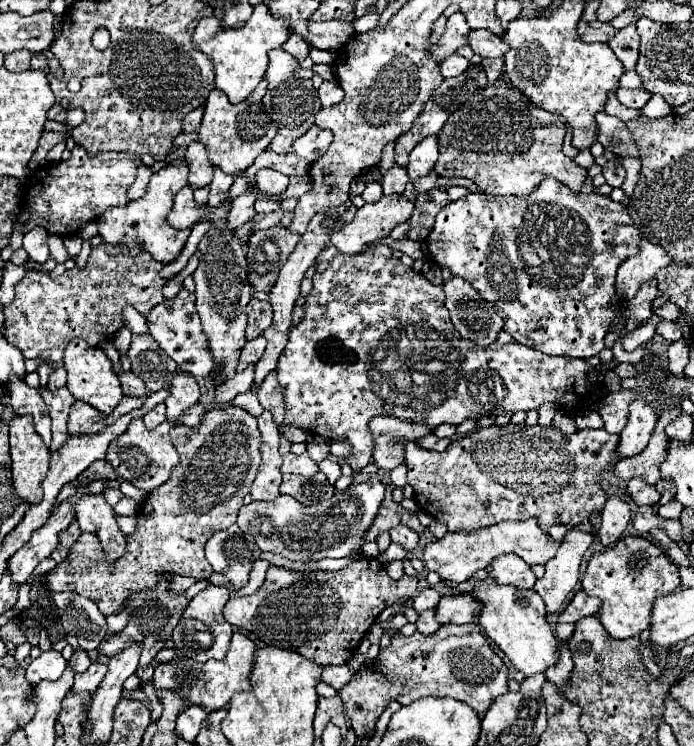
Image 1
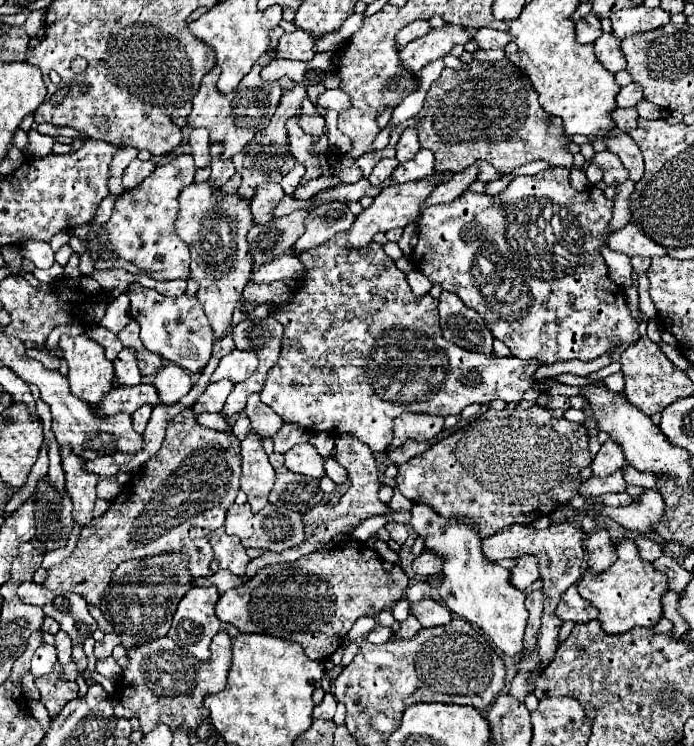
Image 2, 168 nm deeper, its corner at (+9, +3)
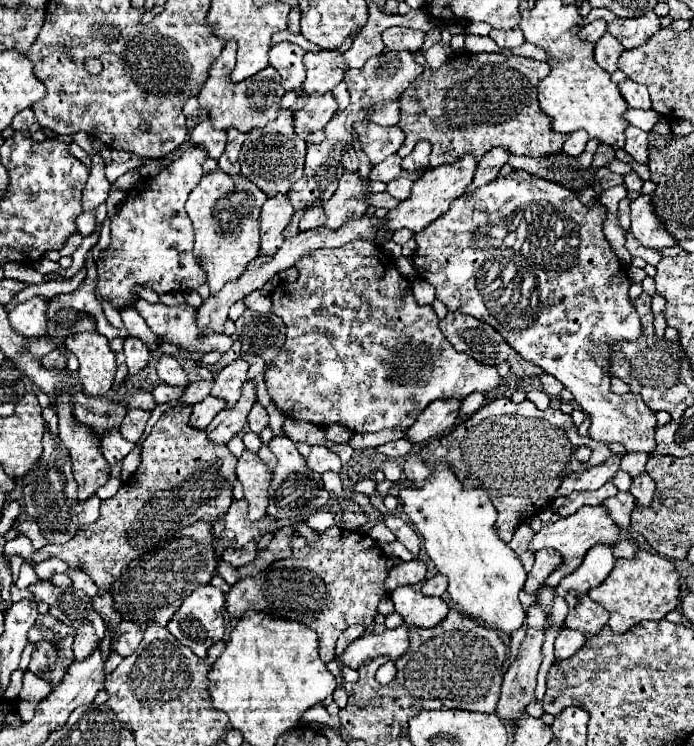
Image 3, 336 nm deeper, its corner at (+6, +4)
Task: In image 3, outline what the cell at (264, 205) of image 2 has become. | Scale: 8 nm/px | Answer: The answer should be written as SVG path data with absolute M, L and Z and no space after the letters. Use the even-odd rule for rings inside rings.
M280 194L274 198L268 198L262 206L260 216L260 254L274 256L274 252L282 246L282 230L288 226L294 210L288 200L288 196Z

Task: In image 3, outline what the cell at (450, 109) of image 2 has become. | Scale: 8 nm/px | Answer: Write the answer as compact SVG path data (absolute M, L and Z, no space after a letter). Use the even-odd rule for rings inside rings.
M418 50L414 56L416 56L416 62L424 68L424 72L400 96L398 126L406 132L406 140L396 152L400 158L408 156L420 140L426 140L432 144L430 164L436 168L442 164L456 162L464 154L472 154L476 160L480 160L494 146L504 146L514 156L532 156L532 158L562 152L562 144L566 136L552 130L550 118L538 108L538 100L536 100L536 86L542 78L550 74L550 64L536 62L532 58L522 58L522 56L456 52L438 70L430 70L424 58L424 50Z

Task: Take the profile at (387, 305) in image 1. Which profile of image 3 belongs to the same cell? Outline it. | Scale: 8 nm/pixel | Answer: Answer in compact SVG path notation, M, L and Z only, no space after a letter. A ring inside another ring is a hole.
M352 240L340 248L316 250L316 252L310 252L310 256L302 256L302 260L298 260L298 264L296 264L296 270L298 270L296 282L292 282L292 284L280 282L272 290L272 296L270 296L272 312L276 316L280 316L286 324L286 342L284 342L280 354L276 356L276 360L272 360L272 364L264 372L264 382L266 382L266 388L268 388L272 402L288 418L306 420L306 422L312 422L316 426L342 424L356 434L380 432L384 428L394 428L394 426L410 428L416 422L416 416L420 416L424 412L424 408L434 400L446 400L446 398L458 398L460 400L472 392L490 392L492 388L500 386L500 376L498 376L498 370L494 366L478 364L474 358L456 352L454 346L442 336L442 332L438 328L436 312L432 310L432 306L418 306L418 302L412 296L408 280L404 276L400 276L400 272L394 266L394 258L382 246L378 246L370 240Z

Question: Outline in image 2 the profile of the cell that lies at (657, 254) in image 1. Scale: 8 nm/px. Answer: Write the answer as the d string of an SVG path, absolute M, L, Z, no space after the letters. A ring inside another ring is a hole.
M627 223L623 229L615 231L609 241L607 241L607 247L611 251L619 251L619 253L625 253L627 257L657 257L657 255L665 255L667 249L651 239L647 239L643 235L643 231L635 225L635 223Z

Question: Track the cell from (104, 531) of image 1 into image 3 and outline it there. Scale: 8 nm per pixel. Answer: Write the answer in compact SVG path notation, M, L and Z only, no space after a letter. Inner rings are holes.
M62 392L62 396L58 396L58 404L54 404L54 410L58 414L58 436L60 436L62 444L70 450L70 456L72 456L74 478L78 482L78 500L86 500L100 486L104 486L108 482L110 464L104 460L104 456L100 452L100 440L98 440L96 432L86 428L86 424L74 420L74 400L72 400L70 392Z

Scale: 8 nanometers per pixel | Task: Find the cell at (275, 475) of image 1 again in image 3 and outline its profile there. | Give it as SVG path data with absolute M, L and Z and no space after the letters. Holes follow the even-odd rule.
M242 454L236 464L236 476L244 488L248 518L252 522L258 522L266 514L268 484L272 480L272 472L256 454Z

